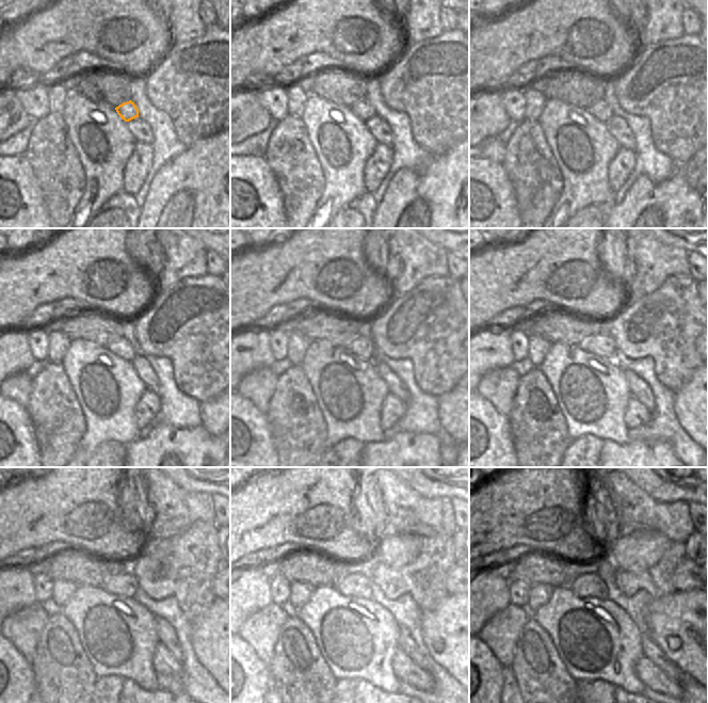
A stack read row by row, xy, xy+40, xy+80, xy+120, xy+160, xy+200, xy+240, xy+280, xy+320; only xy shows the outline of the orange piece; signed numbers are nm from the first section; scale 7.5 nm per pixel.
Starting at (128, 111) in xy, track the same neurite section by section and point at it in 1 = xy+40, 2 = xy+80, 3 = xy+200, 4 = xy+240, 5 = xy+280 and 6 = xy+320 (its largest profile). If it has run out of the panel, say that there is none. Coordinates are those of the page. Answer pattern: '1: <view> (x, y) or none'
1: xy+40 (363, 110)
2: xy+80 (600, 110)
3: xy+200 (601, 344)
4: xy+240 (123, 582)
5: xy+280 (357, 582)
6: xy+320 (588, 584)

